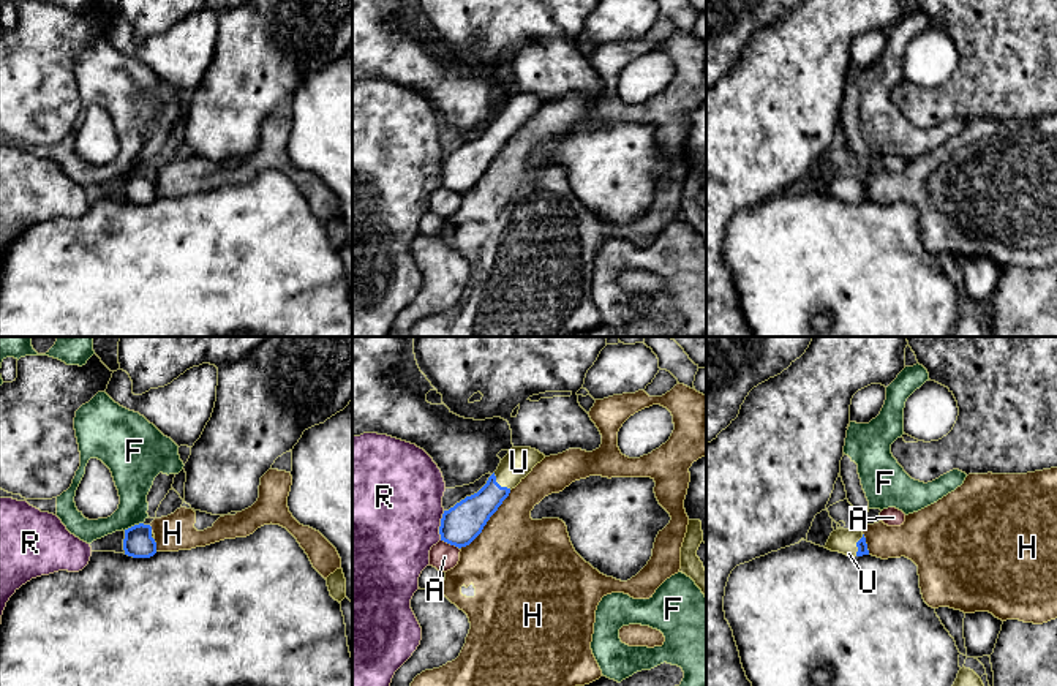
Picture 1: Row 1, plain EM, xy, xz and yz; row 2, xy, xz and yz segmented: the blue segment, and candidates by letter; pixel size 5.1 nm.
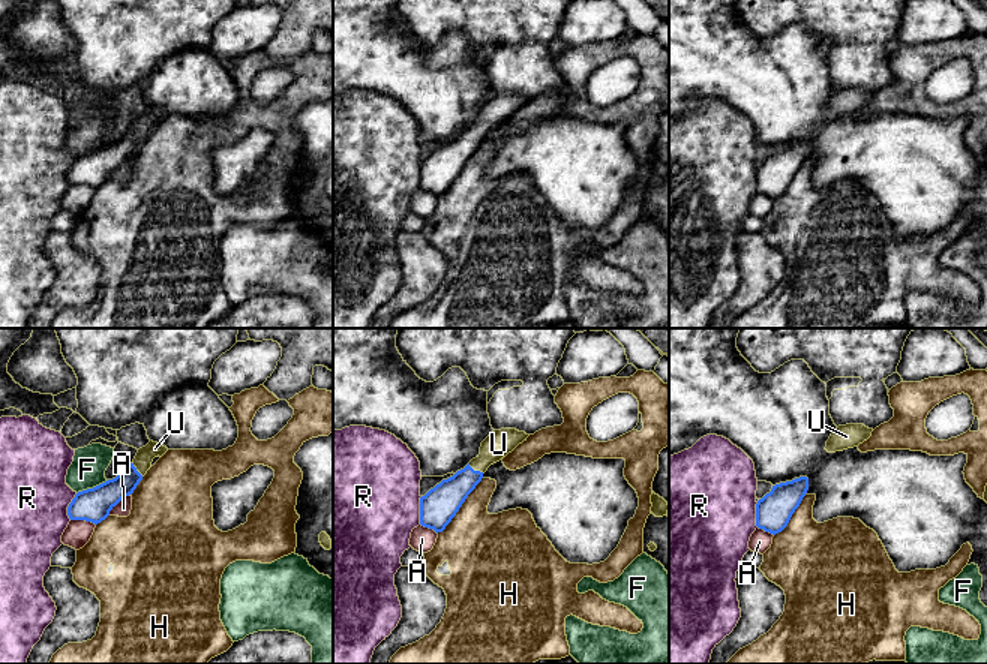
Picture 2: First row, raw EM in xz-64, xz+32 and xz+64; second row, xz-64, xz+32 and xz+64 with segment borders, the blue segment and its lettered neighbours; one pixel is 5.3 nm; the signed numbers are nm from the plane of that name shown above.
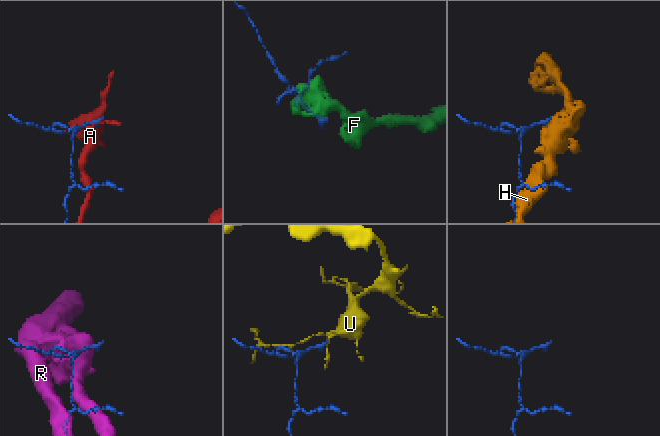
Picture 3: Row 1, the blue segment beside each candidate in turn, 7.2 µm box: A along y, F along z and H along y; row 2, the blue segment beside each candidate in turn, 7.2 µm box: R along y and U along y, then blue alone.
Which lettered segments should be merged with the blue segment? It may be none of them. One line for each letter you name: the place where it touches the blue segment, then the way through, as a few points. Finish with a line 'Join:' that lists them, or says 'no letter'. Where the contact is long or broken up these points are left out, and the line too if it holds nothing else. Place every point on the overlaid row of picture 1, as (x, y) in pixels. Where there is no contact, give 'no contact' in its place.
U: meets blue in xz at (498, 484); runs through xz (466, 519), (498, 484), (519, 462)
Join: U

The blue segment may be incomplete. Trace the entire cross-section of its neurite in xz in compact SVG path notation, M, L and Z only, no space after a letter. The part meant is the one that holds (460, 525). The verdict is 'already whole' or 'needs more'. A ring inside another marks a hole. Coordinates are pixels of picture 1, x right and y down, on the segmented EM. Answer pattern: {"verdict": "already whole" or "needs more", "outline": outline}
{"verdict": "needs more", "outline": "M512 447L477 493L444 511L439 526L441 541L458 548L469 545L482 533L510 490L544 458L545 455L536 449Z"}

